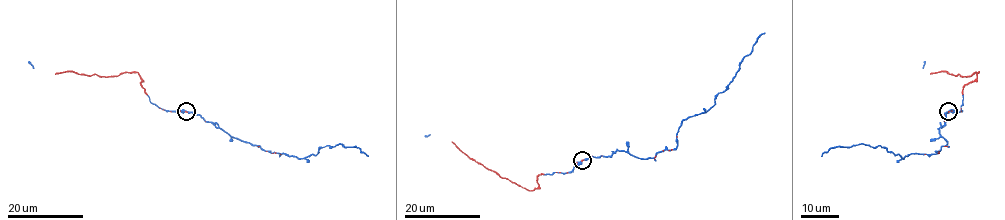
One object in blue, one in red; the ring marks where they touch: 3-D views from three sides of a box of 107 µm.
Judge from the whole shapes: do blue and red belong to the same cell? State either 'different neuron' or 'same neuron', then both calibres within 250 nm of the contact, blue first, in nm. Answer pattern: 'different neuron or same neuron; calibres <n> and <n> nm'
same neuron; calibres 280 and 90 nm

